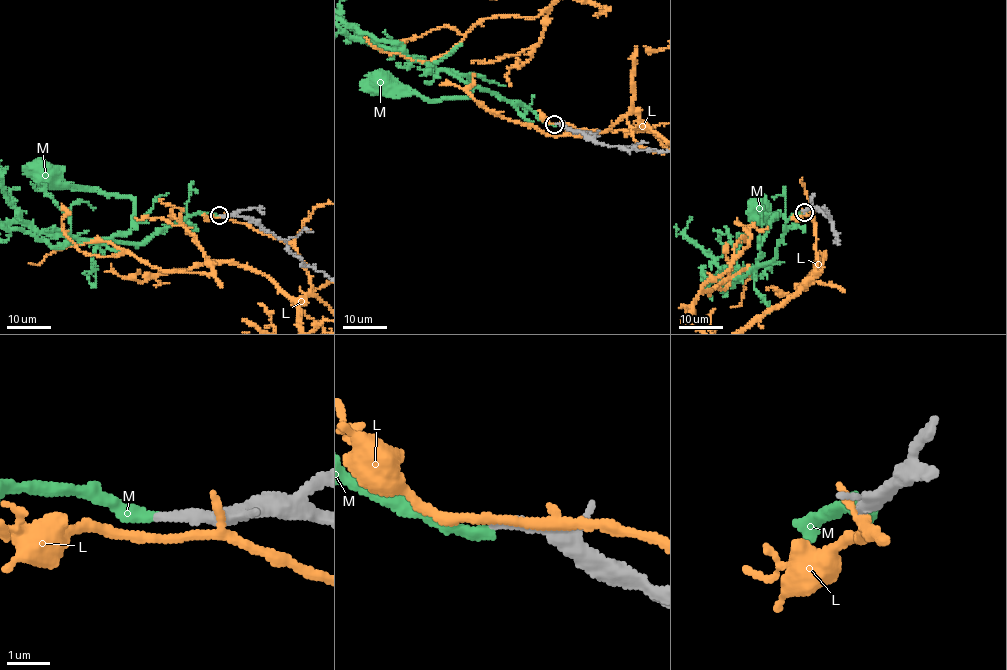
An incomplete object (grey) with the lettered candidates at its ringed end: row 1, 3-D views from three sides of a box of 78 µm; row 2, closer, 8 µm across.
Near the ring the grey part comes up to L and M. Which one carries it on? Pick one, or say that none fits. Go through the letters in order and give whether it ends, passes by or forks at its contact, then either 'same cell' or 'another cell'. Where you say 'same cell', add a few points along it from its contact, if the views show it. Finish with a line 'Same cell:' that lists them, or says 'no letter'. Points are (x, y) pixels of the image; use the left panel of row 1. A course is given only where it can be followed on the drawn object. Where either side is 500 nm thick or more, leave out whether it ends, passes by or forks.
L: it passes by | another cell
M: it ends | same cell | via (219, 216), (195, 212), (140, 243), (114, 242), (112, 237), (132, 224), (132, 200), (69, 188), (39, 168)
Same cell: M

